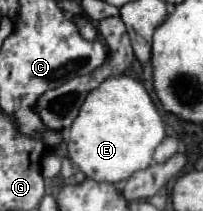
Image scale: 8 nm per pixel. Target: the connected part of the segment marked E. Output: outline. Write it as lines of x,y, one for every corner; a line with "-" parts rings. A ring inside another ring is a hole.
126,74
113,75
93,89
71,125
69,159
89,177
103,183
121,183
135,171
147,169
155,147
165,137
163,119
145,87

